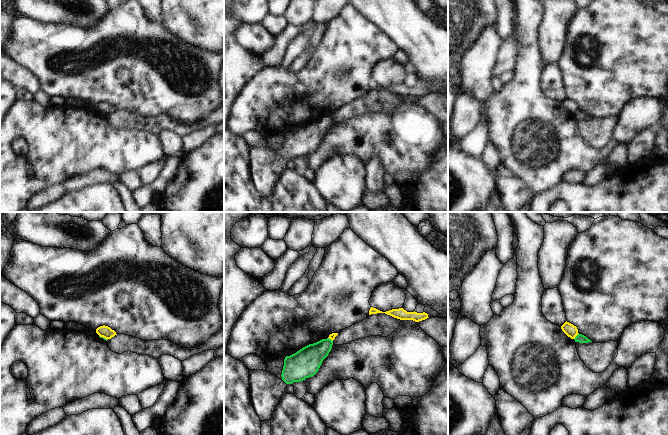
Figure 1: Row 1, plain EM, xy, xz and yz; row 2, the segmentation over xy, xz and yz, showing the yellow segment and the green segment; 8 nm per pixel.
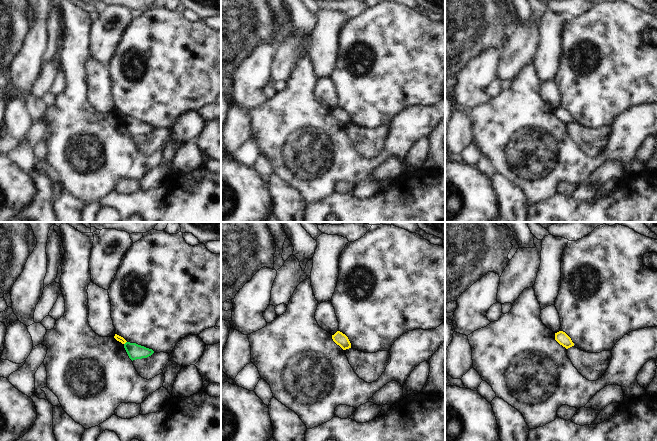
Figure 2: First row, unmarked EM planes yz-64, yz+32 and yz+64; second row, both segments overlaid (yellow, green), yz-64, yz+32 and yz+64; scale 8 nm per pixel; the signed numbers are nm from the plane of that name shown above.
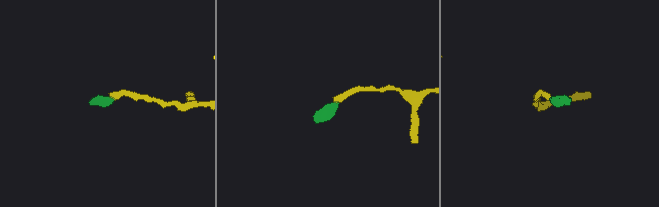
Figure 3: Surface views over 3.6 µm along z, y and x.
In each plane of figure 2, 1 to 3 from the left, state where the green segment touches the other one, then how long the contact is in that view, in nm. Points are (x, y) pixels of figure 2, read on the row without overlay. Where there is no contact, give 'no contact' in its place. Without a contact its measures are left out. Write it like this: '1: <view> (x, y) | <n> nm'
1: yz-64 (125, 118) | 40 nm
2: no contact
3: no contact

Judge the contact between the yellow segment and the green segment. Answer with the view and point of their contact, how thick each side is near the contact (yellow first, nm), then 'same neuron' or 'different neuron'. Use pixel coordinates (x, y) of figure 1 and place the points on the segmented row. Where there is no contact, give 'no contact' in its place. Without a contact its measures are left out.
meets yellow in yz at (576, 335); 100 nm thick on the yellow side, 70 nm on the other; different neuron

